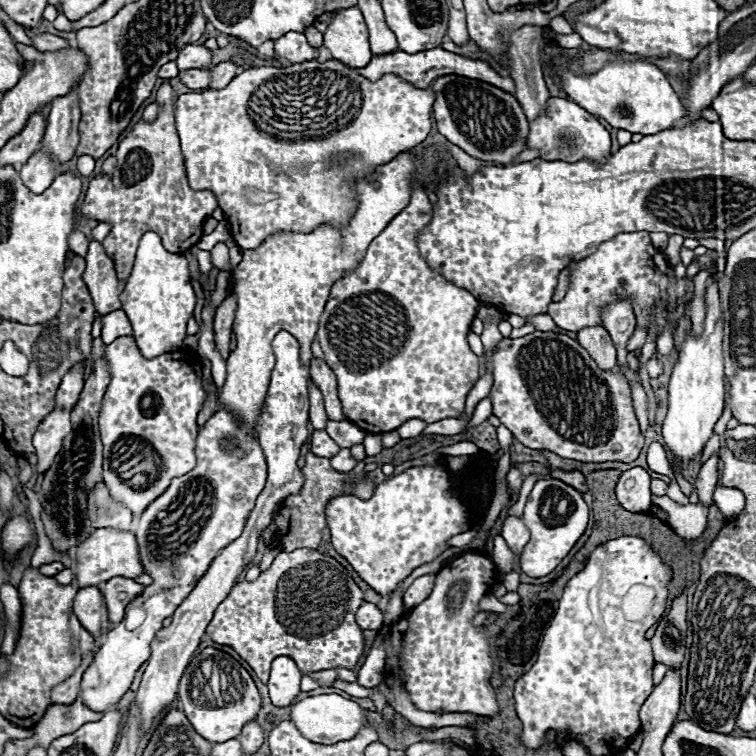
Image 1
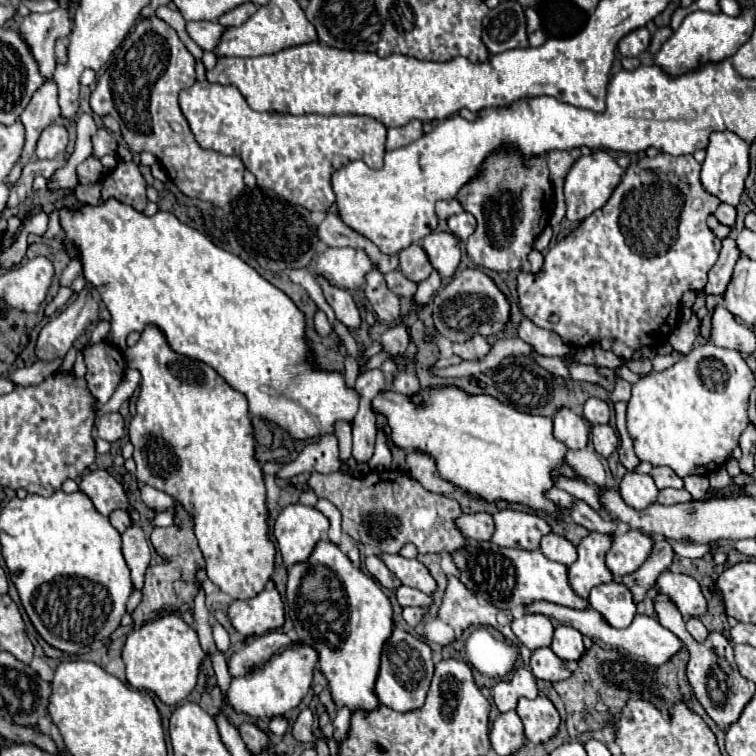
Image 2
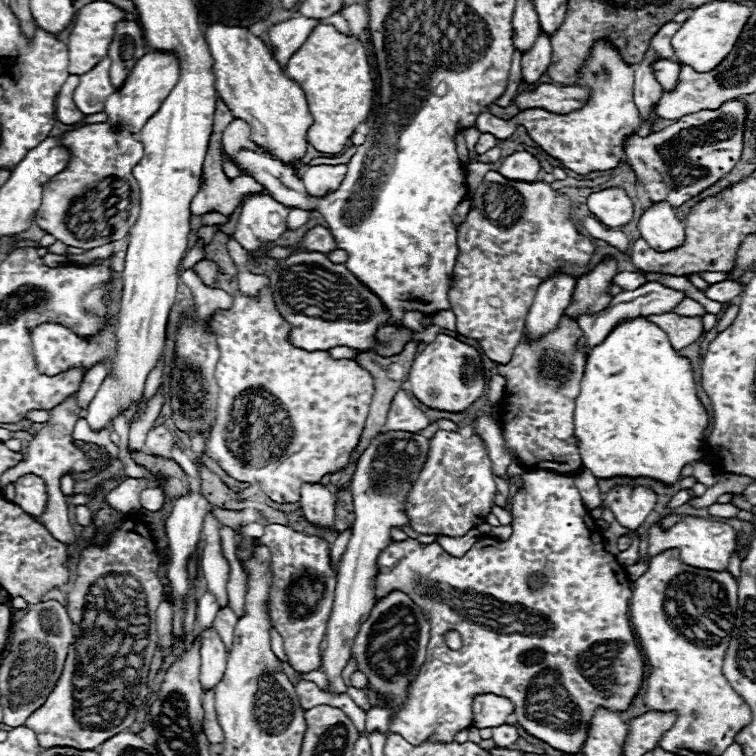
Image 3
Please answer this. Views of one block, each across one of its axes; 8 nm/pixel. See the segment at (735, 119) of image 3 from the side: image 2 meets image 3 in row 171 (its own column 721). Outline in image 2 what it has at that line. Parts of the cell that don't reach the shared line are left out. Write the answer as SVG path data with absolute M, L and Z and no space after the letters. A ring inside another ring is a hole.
M710 632L704 644L696 644L700 650L696 650L696 666L686 668L688 682L694 690L694 696L704 706L706 714L716 722L720 730L728 730L734 722L738 722L742 710L754 696L754 684L740 676L736 660L734 660L734 648L720 632Z

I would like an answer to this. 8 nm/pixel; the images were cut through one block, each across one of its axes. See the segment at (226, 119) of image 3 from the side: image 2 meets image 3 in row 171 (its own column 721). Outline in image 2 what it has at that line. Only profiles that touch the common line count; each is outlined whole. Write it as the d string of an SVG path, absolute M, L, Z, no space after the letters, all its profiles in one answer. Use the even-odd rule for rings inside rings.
M720 204L718 210L714 212L714 216L718 218L720 224L734 226L734 222L736 222L736 208L734 206L728 206L728 204Z

